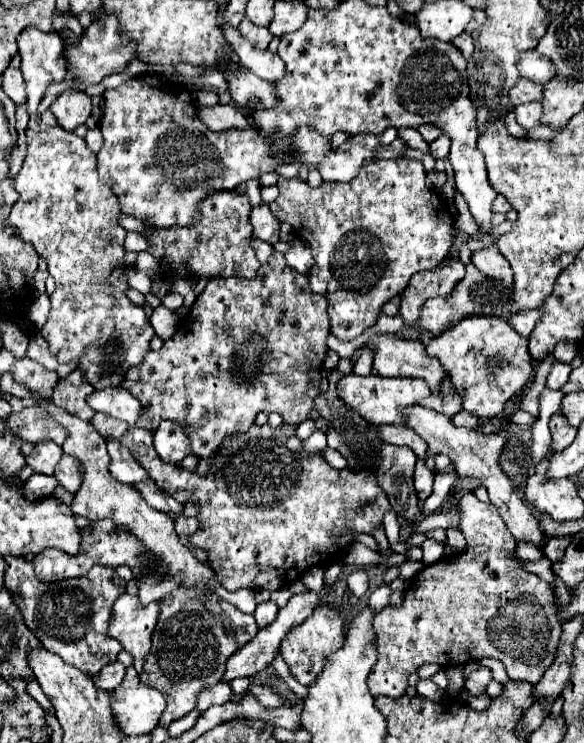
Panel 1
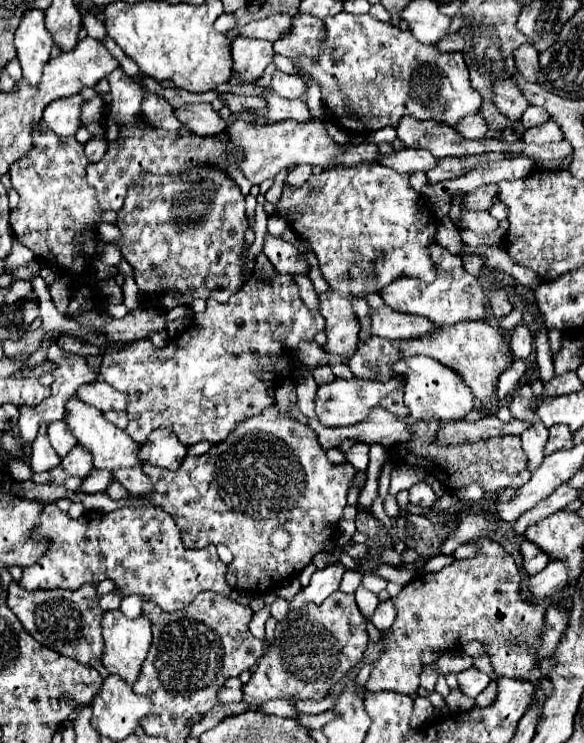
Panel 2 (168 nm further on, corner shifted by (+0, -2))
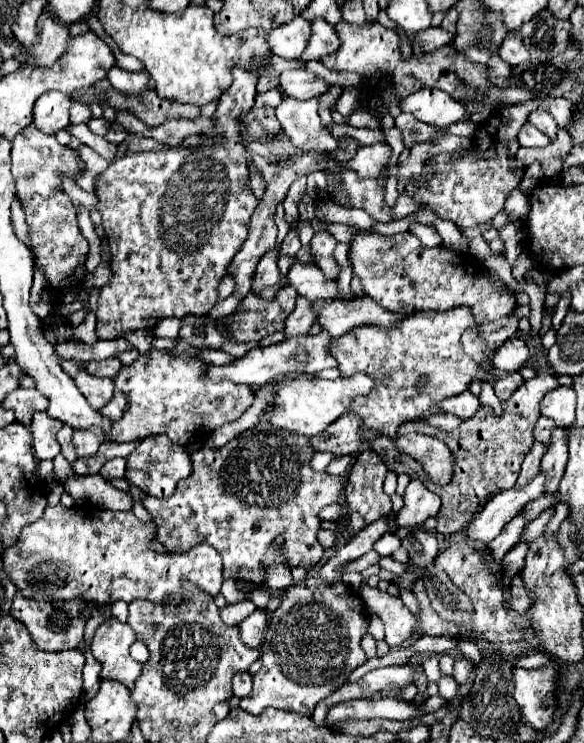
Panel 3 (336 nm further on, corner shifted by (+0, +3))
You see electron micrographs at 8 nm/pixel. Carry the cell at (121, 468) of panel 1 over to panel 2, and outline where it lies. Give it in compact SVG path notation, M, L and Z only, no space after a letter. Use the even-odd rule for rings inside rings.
M69 398L65 408L67 408L67 414L65 414L67 426L71 428L71 432L79 440L79 444L85 446L93 454L93 466L97 470L115 472L119 468L139 468L141 466L141 462L139 462L141 446L127 432L123 432L117 426L113 426L111 422L107 422L99 410L83 404L79 398Z

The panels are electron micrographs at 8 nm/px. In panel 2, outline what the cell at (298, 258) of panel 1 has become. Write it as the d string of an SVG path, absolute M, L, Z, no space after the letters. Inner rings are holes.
M297 274L297 276L293 276L293 280L297 282L297 286L301 290L303 302L307 302L307 306L311 310L317 310L317 296L315 296L315 288L313 288L313 282L311 282L309 274Z

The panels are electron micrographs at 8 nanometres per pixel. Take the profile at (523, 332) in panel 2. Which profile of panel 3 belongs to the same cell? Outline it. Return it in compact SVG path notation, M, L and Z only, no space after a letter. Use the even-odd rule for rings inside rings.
M513 337L495 351L491 365L497 371L511 373L511 371L519 371L525 365L527 357L529 357L529 349L527 349L525 341L521 337Z

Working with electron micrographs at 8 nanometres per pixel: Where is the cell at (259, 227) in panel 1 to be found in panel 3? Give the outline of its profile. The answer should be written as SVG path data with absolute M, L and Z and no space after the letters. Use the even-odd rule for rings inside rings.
M295 261L287 273L289 285L297 289L299 295L303 295L309 301L315 299L339 299L339 287L337 281L325 279L319 267L315 265L301 265Z

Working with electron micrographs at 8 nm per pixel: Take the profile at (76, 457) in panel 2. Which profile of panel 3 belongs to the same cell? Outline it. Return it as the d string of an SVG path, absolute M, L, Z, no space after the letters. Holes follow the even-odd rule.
M75 429L73 431L73 445L79 457L95 455L101 443L103 443L103 433L99 433L99 429Z

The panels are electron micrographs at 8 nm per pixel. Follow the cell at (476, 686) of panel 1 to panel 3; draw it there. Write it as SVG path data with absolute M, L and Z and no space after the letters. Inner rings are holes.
M465 657L455 659L453 679L455 679L457 683L465 683L465 681L467 681L467 677L469 677L469 673L471 673L471 669L473 669L473 665L471 665L471 661L469 661L469 659L465 659Z

